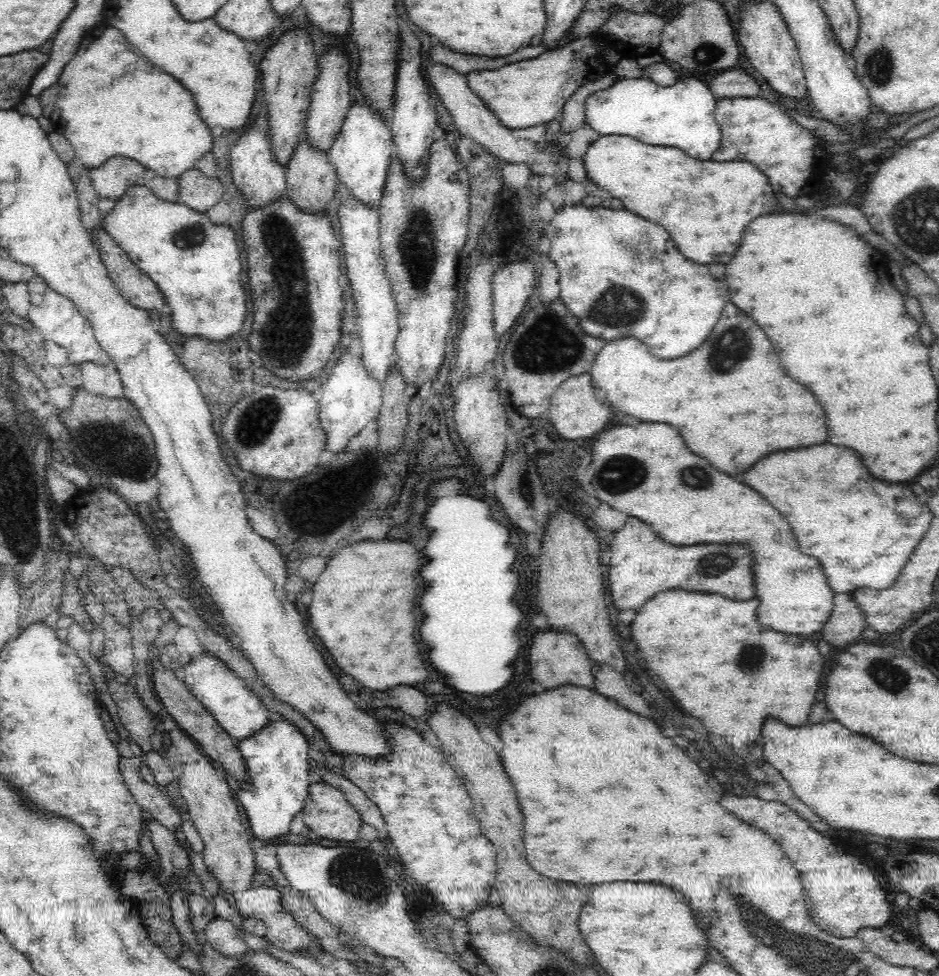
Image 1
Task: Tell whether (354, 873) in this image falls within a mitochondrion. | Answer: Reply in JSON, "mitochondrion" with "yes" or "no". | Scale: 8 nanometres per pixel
{"mitochondrion":"yes"}

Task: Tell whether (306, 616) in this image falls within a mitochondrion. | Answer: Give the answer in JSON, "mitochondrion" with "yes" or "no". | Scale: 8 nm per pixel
{"mitochondrion":"no"}

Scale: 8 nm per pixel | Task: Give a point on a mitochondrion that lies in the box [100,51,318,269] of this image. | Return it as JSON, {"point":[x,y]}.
{"point":[188,238]}

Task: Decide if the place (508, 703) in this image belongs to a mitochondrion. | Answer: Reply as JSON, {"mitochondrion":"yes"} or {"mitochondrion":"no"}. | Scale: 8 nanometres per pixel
{"mitochondrion":"no"}

